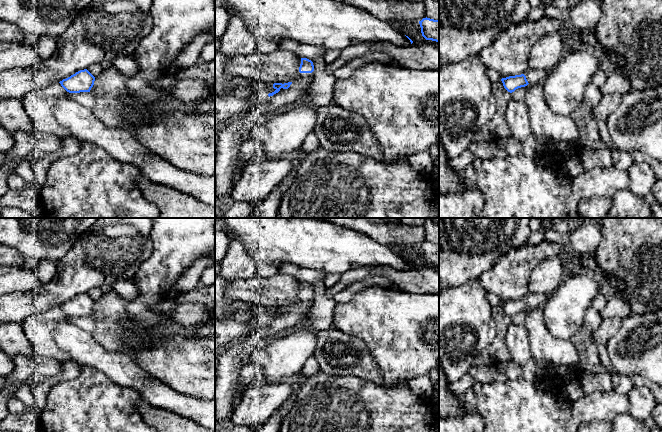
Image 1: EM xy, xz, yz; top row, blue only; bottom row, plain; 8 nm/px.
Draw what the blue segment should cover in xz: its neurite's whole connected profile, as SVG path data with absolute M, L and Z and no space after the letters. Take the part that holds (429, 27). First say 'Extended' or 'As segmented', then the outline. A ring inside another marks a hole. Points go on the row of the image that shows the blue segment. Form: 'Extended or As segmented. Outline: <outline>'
As segmented. Outline: M423 18L419 21L422 36L426 40L439 42L439 20Z

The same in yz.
Extended. Outline: M528 69L524 74L502 78L501 81L504 88L508 92L512 93L516 89L525 87L528 84L543 83L546 80L548 74L549 72L546 70Z

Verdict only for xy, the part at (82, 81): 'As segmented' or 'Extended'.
As segmented

